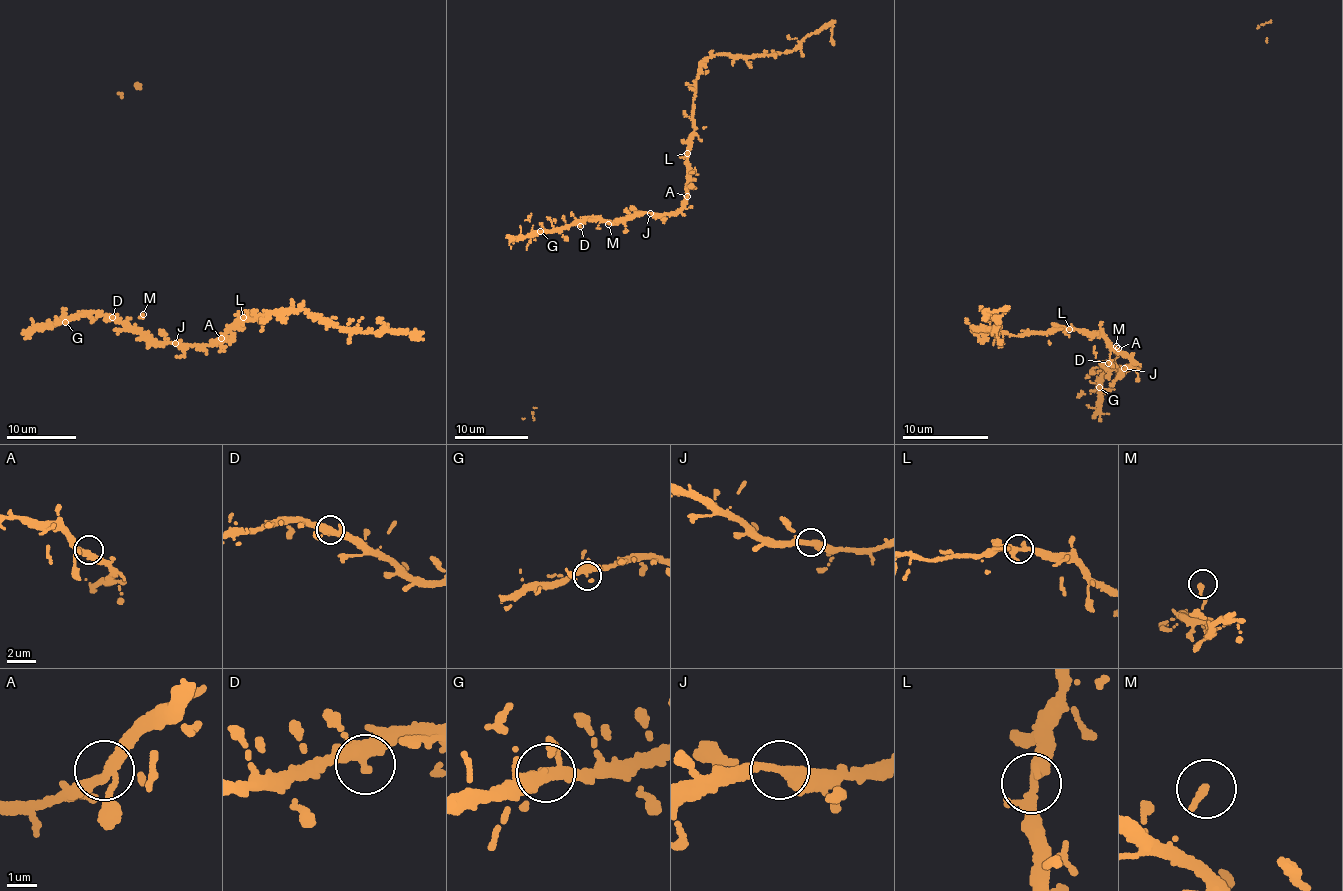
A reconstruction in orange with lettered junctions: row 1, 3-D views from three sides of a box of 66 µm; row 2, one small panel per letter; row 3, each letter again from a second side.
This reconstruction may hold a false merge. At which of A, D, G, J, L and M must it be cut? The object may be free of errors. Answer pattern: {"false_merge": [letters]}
{"false_merge": []}

